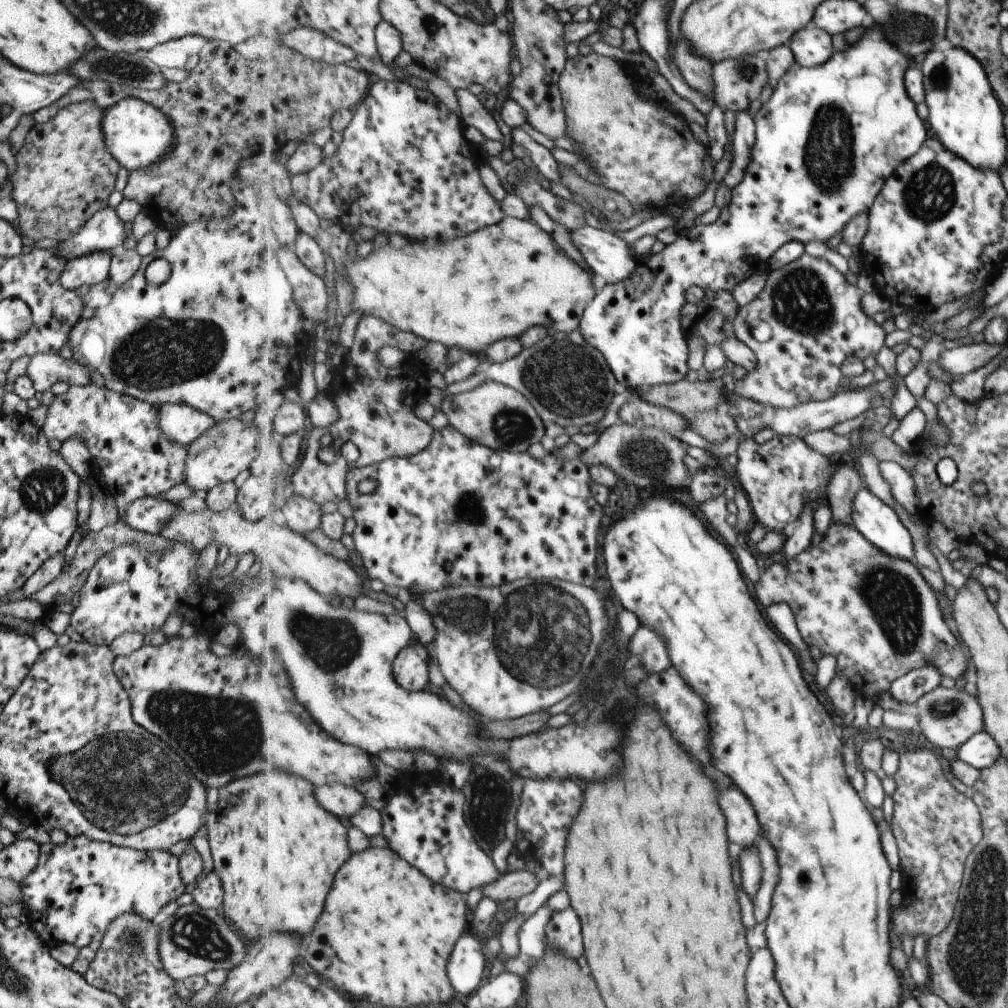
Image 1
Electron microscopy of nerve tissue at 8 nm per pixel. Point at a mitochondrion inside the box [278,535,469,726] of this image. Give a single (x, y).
(331, 643)

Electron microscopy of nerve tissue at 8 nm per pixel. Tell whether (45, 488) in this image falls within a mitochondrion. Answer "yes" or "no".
yes

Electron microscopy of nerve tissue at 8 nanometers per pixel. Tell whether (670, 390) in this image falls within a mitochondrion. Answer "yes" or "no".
no

